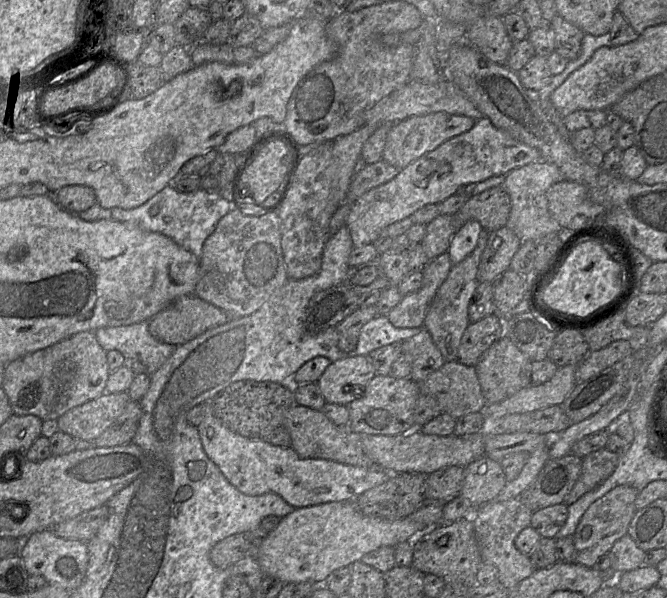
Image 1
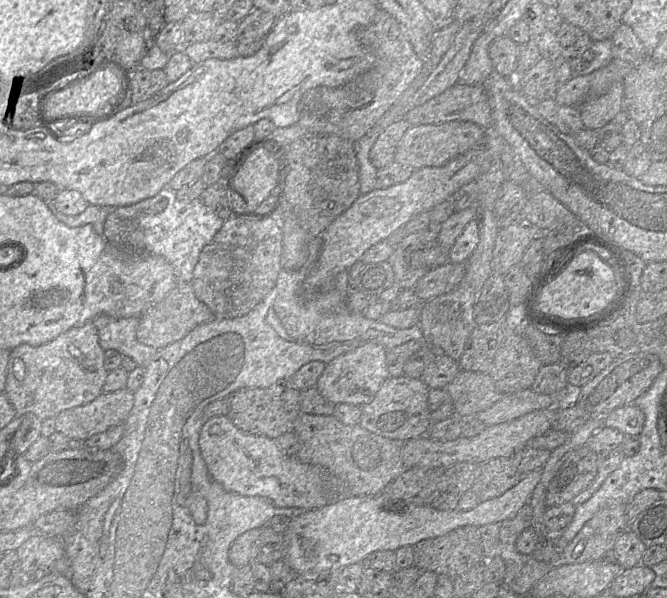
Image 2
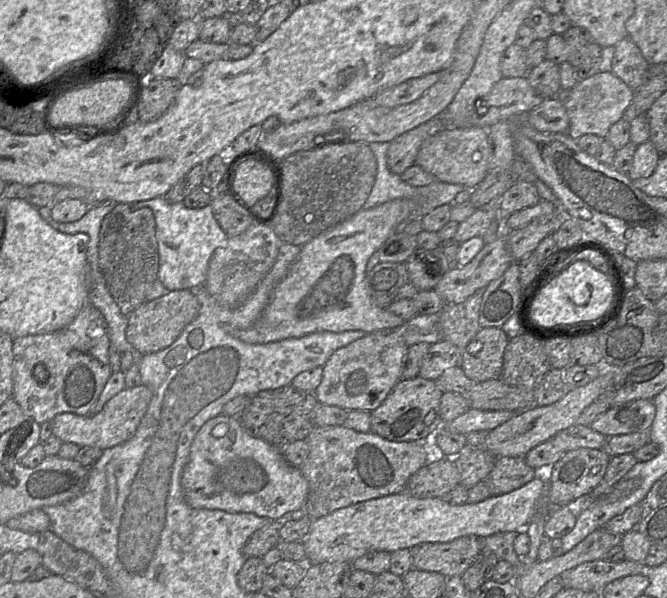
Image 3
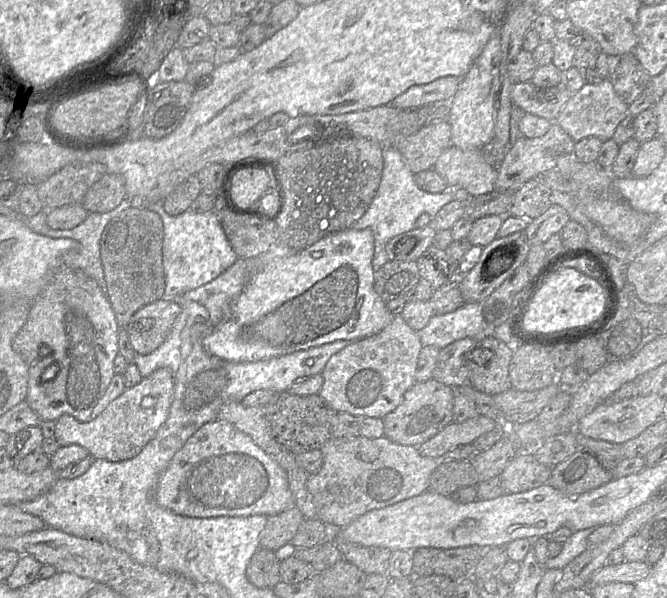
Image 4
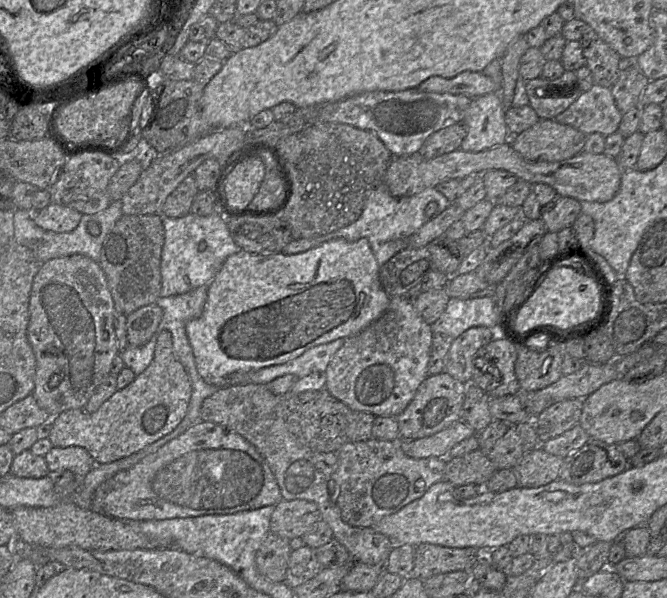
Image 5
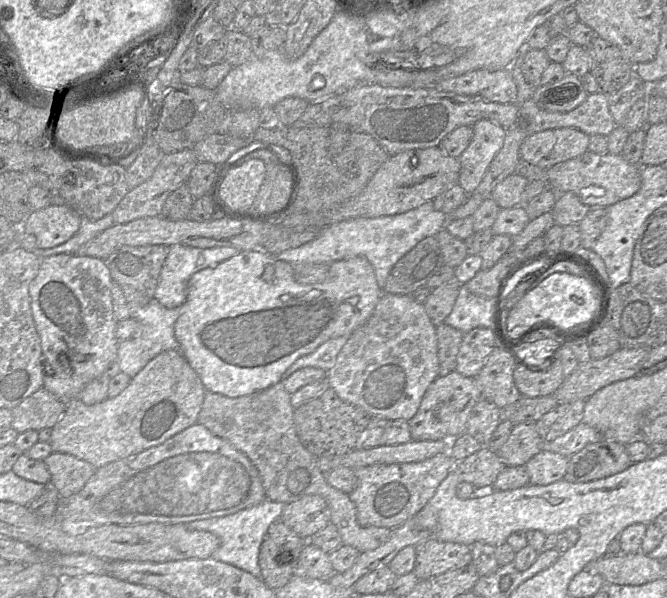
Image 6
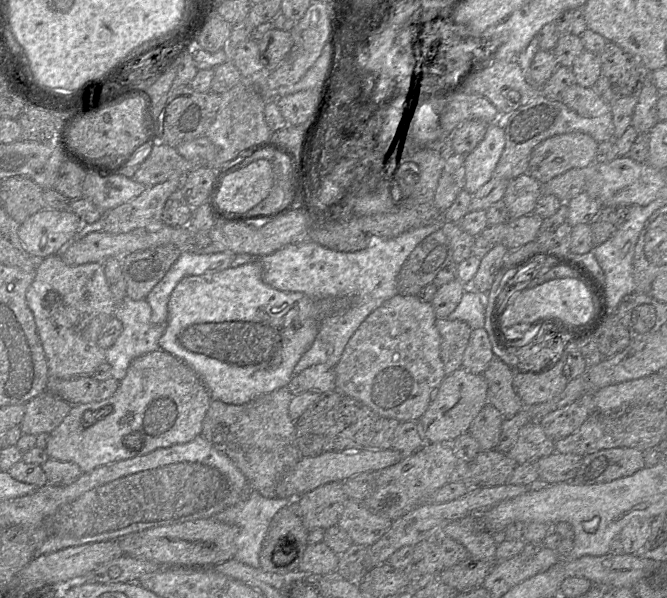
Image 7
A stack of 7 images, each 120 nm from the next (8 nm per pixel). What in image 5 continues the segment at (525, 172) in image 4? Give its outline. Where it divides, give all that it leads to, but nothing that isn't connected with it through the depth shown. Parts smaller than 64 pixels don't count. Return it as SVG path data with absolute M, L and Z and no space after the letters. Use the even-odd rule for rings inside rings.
M554 119L539 120L533 127L510 138L512 148L524 159L557 162L583 151L586 135Z

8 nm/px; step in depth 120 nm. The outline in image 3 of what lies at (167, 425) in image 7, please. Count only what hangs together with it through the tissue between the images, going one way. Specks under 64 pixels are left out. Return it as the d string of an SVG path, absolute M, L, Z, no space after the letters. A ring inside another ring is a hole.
M141 384L133 388L124 388L110 398L100 412L79 416L73 413L61 413L52 420L53 435L63 443L74 443L80 448L98 447L102 450L112 448L130 439L137 430L152 398L151 390Z

